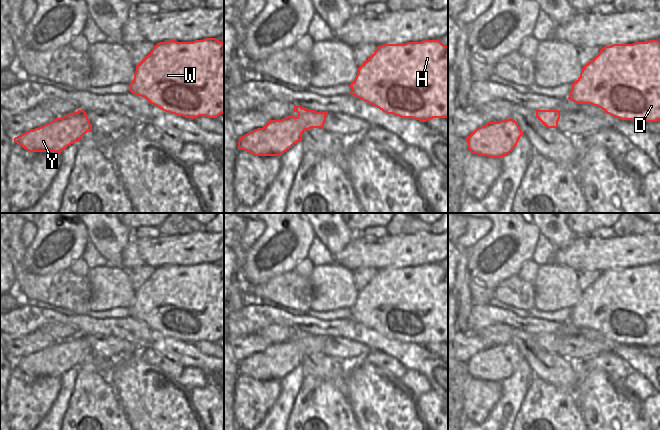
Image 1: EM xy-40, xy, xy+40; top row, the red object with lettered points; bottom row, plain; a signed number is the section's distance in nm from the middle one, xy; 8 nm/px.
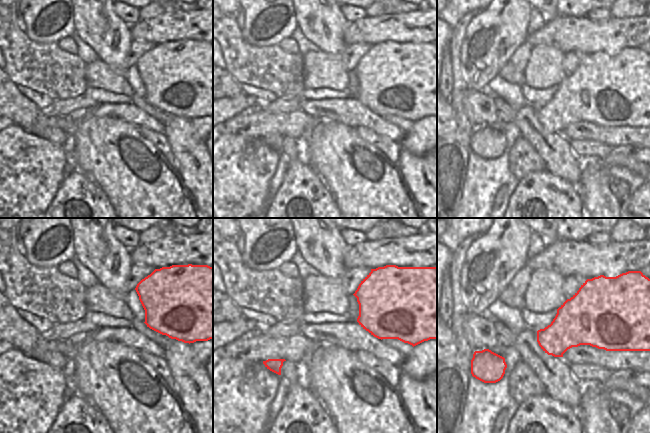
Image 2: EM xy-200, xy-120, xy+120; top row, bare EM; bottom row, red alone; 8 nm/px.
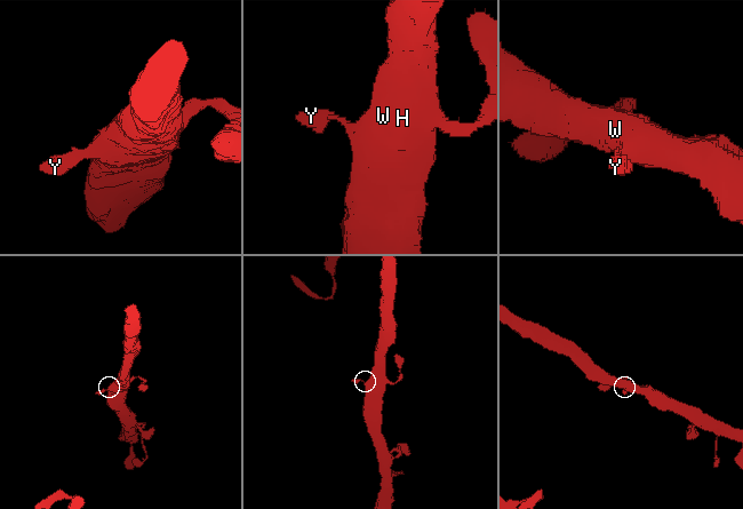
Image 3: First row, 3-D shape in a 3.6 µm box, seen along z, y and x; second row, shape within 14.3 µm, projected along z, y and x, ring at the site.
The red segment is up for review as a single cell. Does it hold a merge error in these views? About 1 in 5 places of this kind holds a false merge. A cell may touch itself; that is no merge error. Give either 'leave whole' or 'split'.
leave whole

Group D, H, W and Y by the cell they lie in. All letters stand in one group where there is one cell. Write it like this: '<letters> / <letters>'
D H W Y

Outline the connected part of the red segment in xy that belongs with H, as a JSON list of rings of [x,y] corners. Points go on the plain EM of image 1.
[[[423,264],[421,266],[407,266],[405,268],[383,268],[358,292],[354,305],[350,308],[350,318],[379,332],[387,338],[393,338],[401,342],[413,342],[426,346],[433,342],[448,342],[448,270],[440,264]]]

